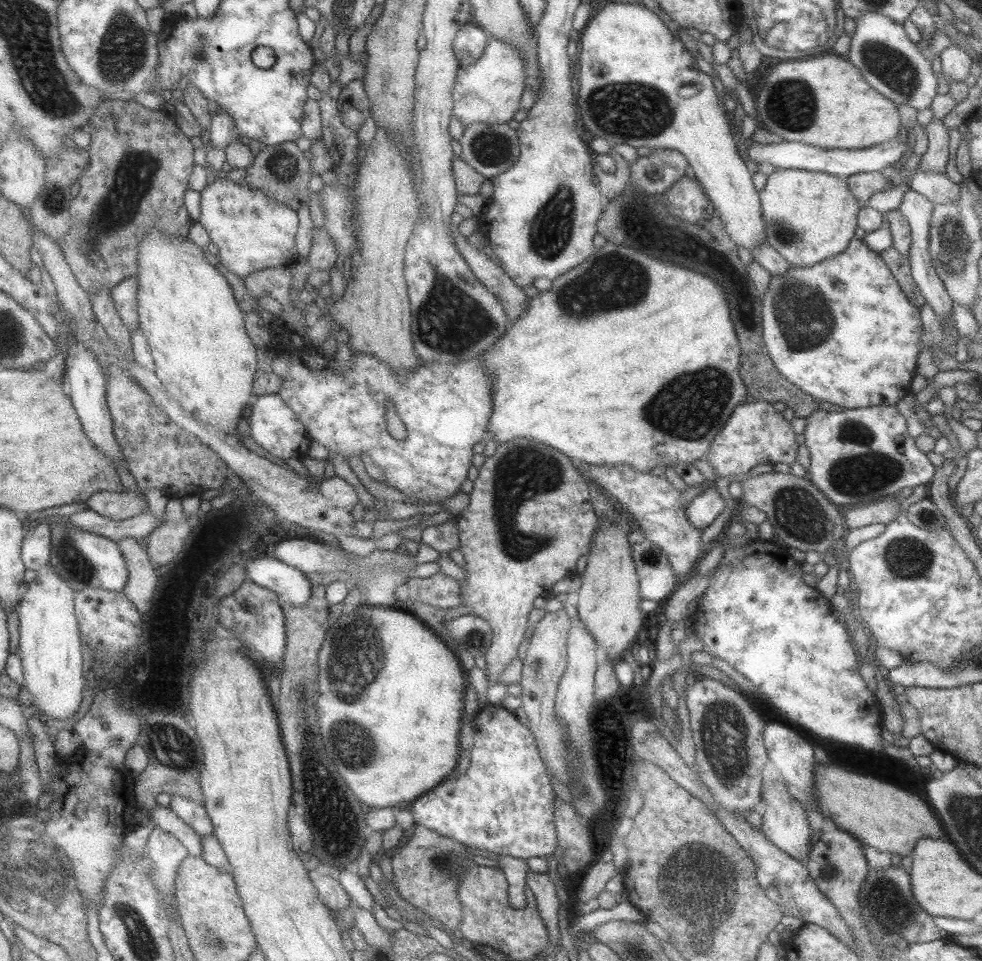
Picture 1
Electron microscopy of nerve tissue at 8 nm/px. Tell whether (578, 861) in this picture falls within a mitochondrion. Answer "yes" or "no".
yes

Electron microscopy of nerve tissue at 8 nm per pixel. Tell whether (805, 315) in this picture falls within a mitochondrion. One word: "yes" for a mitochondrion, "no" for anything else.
yes

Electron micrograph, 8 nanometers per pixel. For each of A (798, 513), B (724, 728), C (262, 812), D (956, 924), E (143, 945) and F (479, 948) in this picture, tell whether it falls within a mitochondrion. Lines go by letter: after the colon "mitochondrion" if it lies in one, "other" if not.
A: mitochondrion
B: mitochondrion
C: other
D: other
E: mitochondrion
F: other

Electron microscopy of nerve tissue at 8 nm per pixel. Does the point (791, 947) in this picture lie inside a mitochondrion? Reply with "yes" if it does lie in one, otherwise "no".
no

